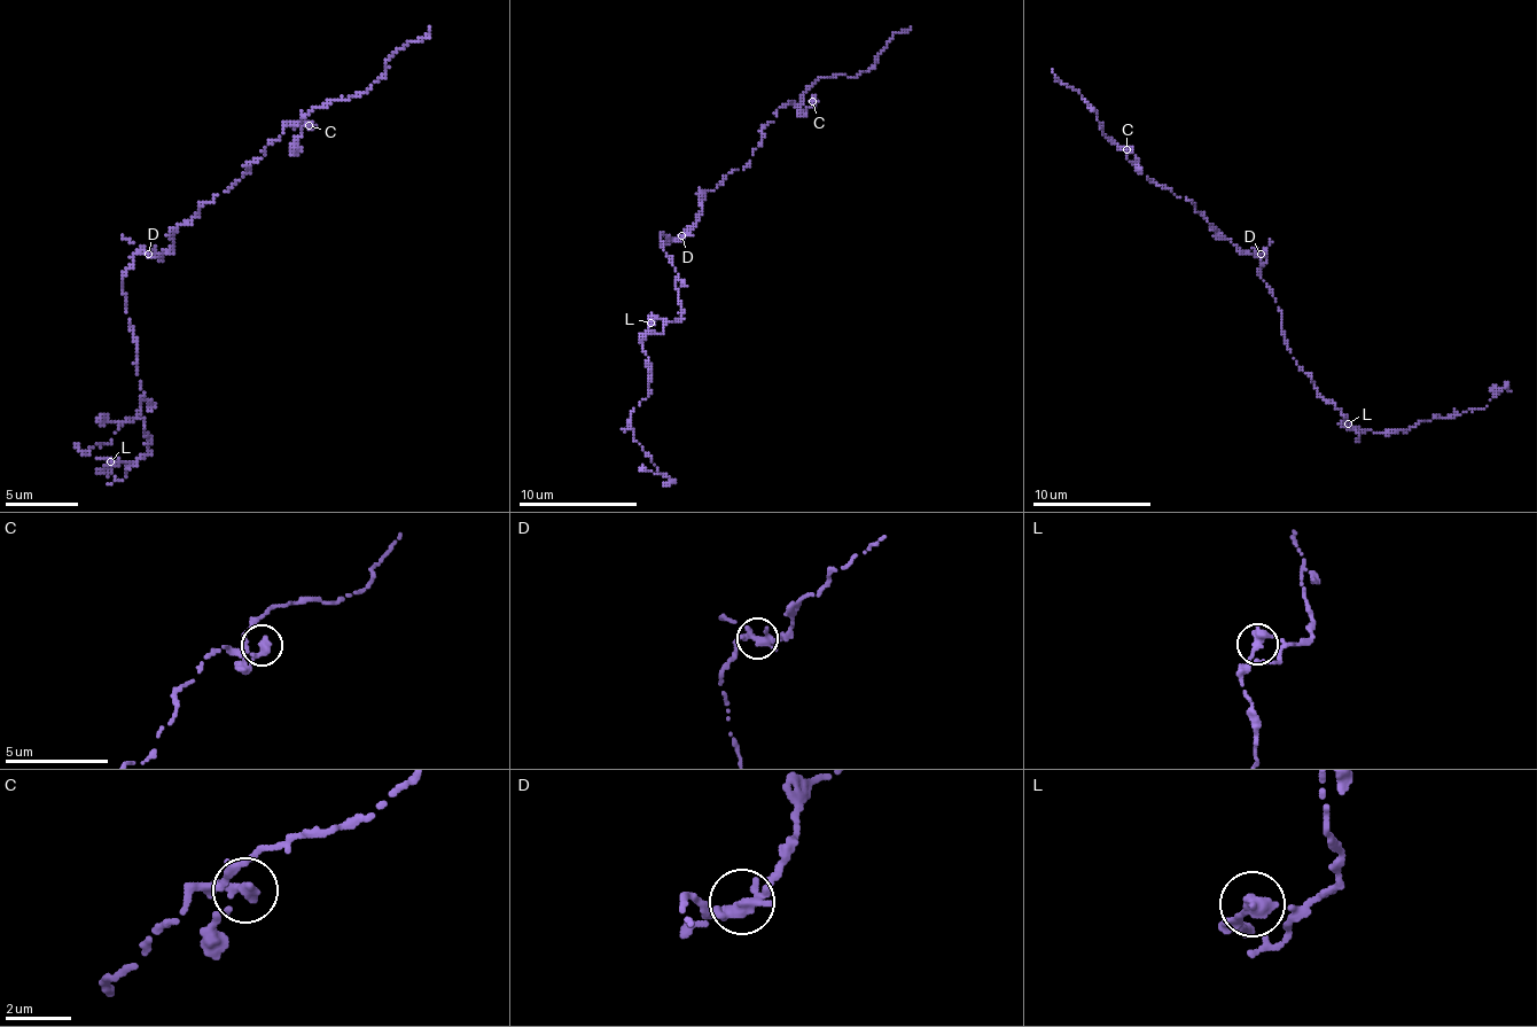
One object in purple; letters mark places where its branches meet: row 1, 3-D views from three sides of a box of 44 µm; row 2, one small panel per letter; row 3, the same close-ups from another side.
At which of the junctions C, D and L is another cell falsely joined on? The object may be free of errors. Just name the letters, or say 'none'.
L

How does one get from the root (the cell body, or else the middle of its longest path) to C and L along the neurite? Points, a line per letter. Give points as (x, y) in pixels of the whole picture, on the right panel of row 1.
C: (1264, 263), (1266, 254), (1240, 251), (1195, 209), (1195, 203), (1141, 173), (1126, 158), (1132, 149), (1126, 149)
L: (1264, 263), (1261, 278), (1281, 313), (1281, 334), (1287, 349), (1347, 423)

